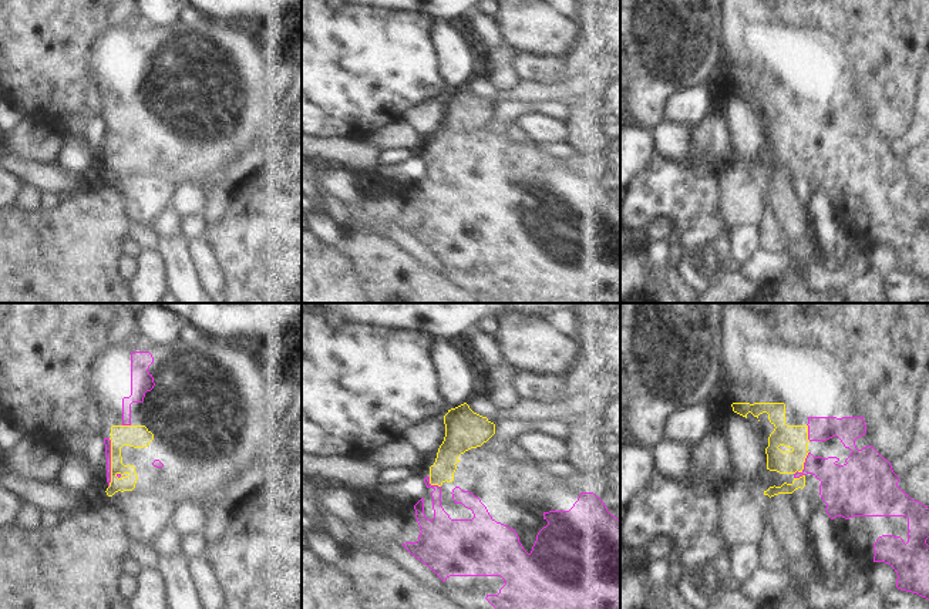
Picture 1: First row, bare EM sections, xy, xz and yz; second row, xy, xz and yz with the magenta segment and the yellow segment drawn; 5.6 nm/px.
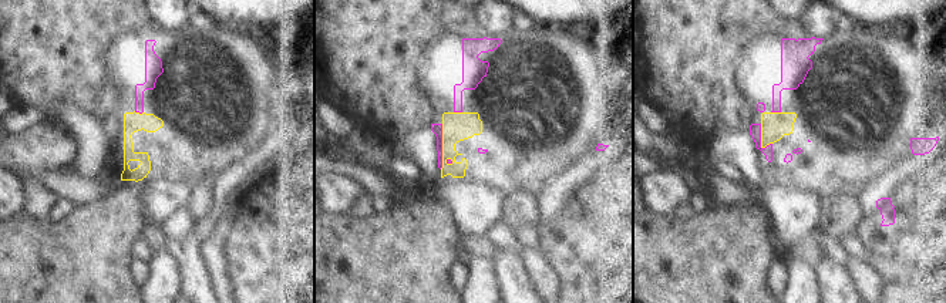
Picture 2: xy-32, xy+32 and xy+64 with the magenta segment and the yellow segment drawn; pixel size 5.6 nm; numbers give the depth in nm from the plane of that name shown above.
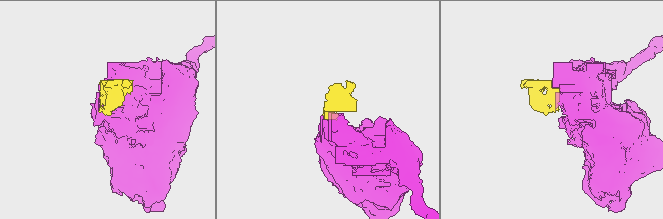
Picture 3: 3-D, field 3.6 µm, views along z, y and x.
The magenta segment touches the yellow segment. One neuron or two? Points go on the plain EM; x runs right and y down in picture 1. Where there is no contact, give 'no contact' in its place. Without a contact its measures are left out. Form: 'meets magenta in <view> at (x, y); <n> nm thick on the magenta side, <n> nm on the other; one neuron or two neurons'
meets magenta in xy at (110, 144); 50 nm thick on the magenta side, 130 nm on the other; two neurons

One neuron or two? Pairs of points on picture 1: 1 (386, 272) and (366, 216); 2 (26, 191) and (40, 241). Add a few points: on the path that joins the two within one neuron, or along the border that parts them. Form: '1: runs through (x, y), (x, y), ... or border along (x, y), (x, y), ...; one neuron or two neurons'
1: runs through (376, 258), (366, 248), (366, 231); one neuron
2: border along (14, 205), (22, 211), (37, 214); two neurons

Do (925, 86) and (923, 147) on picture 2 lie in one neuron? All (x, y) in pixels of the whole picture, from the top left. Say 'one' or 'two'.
one

